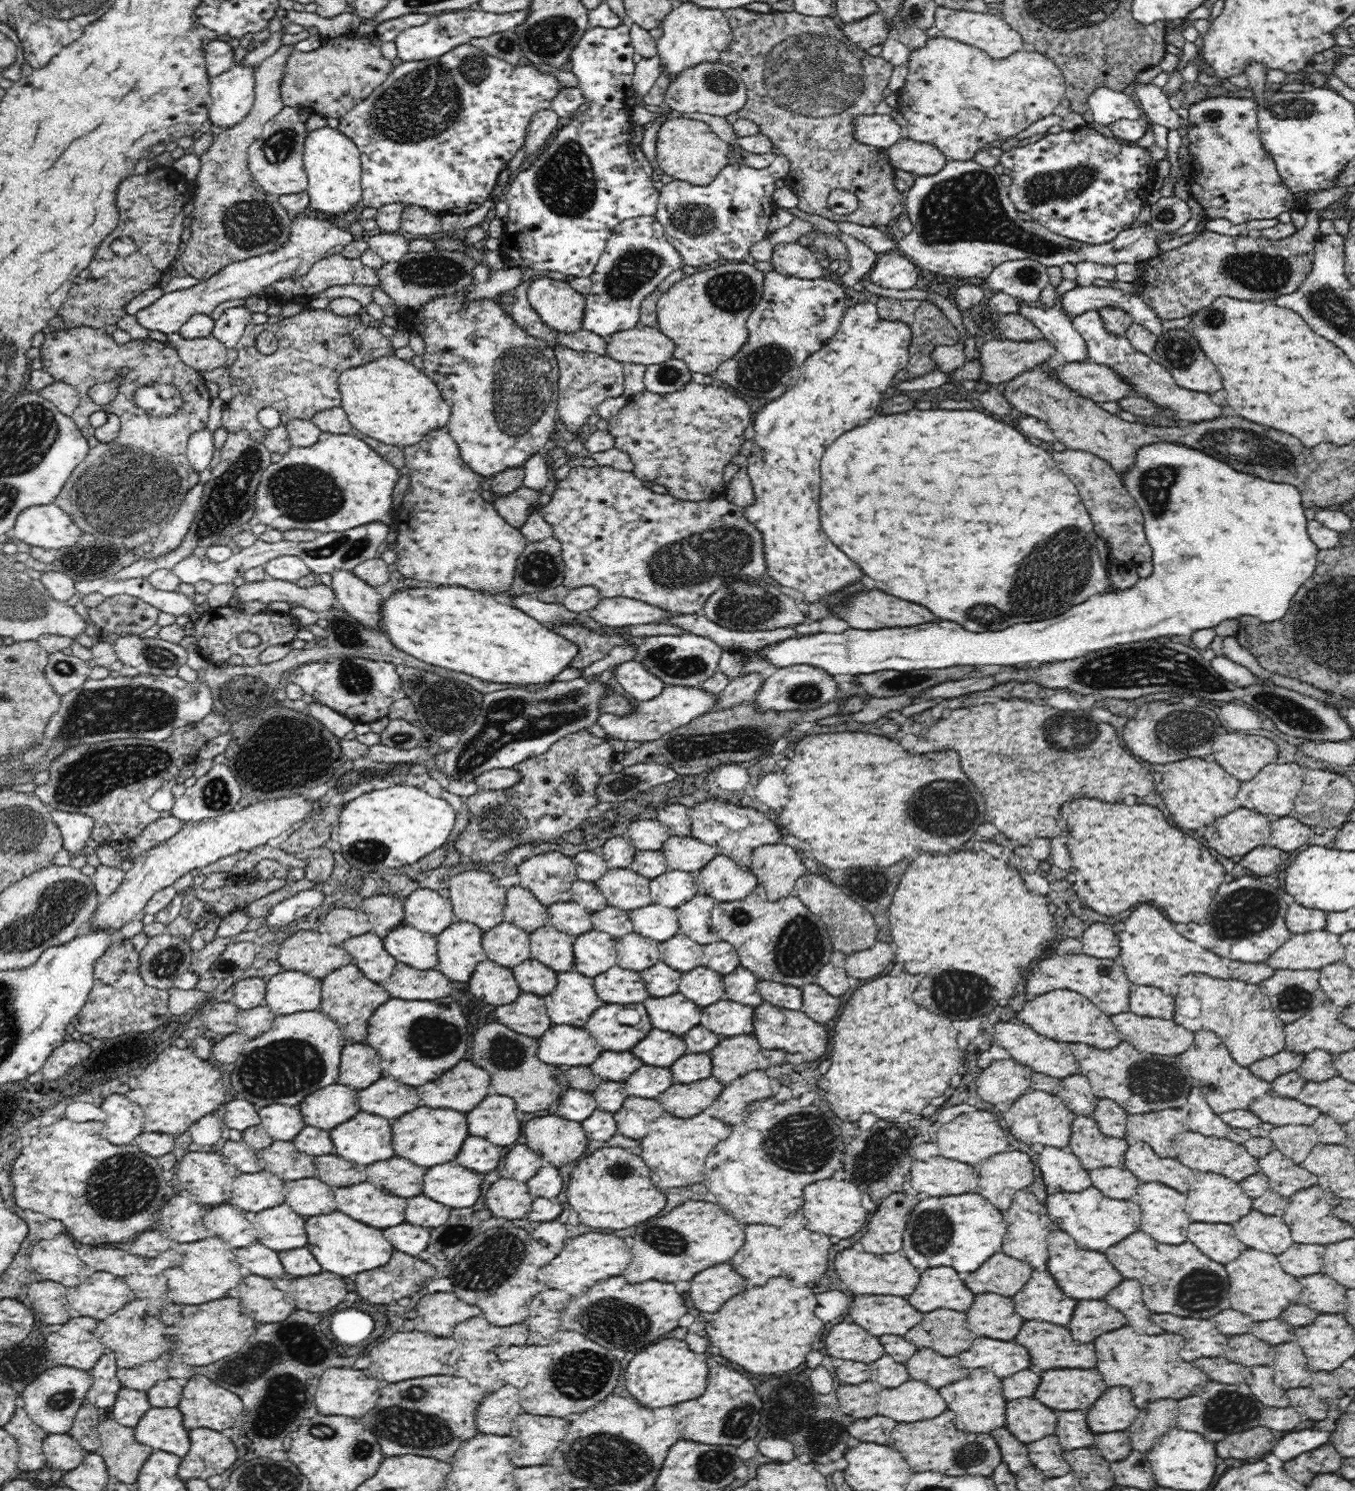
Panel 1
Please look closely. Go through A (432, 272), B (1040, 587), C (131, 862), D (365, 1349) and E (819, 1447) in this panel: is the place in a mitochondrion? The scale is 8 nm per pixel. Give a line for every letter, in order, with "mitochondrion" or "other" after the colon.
A: mitochondrion
B: mitochondrion
C: other
D: other
E: mitochondrion

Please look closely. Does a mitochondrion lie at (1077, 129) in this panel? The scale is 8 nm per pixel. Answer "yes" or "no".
no

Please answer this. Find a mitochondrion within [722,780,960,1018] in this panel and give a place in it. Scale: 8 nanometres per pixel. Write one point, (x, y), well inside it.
(800, 949)

